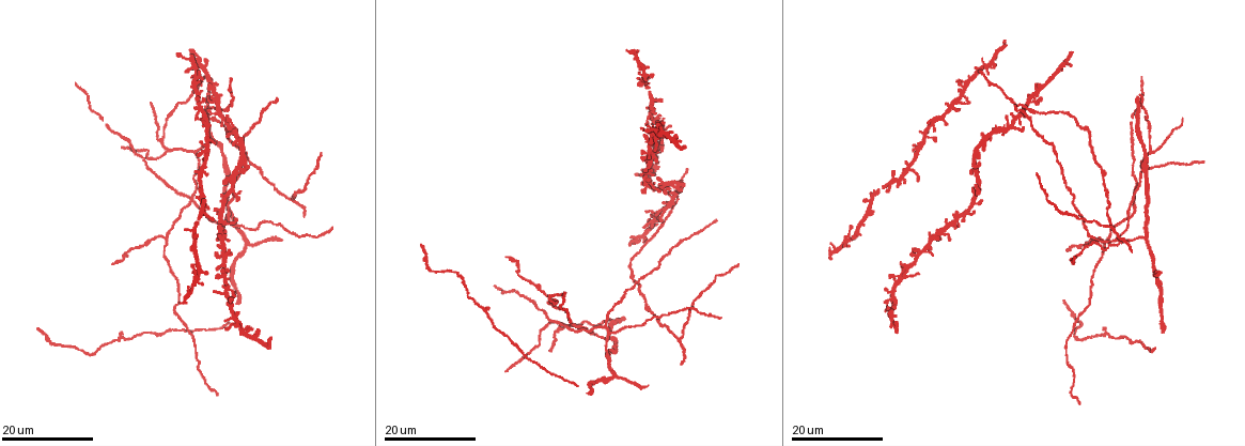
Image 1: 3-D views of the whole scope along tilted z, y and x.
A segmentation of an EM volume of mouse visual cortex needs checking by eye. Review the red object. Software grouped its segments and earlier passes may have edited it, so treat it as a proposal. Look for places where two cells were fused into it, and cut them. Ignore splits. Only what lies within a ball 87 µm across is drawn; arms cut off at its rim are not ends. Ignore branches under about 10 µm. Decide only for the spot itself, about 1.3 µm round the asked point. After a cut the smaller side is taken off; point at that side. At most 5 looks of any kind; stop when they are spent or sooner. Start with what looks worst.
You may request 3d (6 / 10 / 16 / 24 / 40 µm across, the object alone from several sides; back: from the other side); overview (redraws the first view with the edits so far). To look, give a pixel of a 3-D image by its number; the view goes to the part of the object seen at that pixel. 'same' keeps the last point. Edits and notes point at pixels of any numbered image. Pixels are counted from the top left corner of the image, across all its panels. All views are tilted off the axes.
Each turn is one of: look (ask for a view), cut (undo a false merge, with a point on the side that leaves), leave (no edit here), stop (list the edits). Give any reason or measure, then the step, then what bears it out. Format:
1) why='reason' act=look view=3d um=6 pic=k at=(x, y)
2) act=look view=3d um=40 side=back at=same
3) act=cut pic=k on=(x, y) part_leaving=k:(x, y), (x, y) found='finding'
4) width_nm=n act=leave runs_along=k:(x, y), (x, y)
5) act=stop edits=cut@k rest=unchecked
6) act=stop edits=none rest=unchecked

why='sharp bend' act=look view=3d um=16 pic=1 at=(1113, 230)

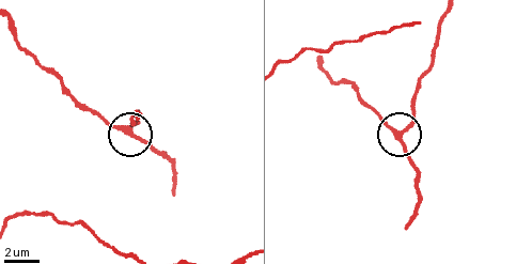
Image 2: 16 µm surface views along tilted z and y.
act=look view=3d um=10 pic=2 at=(126, 129)

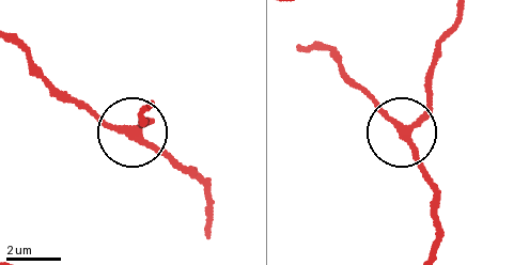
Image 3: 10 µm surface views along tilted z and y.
act=leave runs_along=3:(306, 45), (332, 52), (400, 126), (429, 103), (432, 77) found='all the same cell'

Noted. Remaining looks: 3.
why='small branch off a trunk' act=look view=3d um=16 pic=1 at=(167, 239)

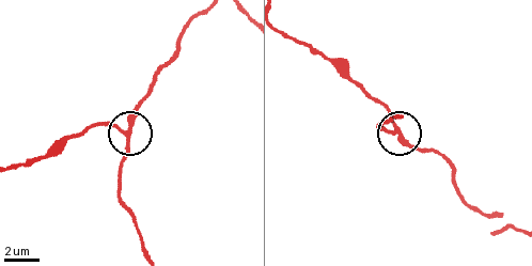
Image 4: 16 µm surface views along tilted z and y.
act=look view=3d um=10 pic=4 at=(397, 126)

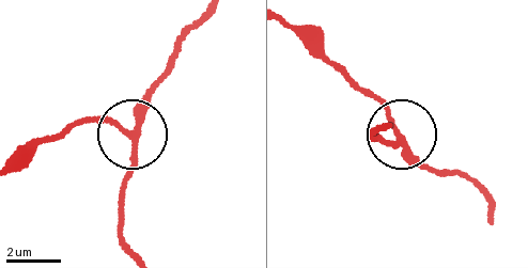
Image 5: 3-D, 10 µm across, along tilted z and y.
side_arm_um=18 act=leave runs_along=5:(490, 204), (469, 182), (416, 159), (383, 106), (358, 87) found='continuous, no second cell'

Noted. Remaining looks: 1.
act=stop edits=none rest=unchecked

